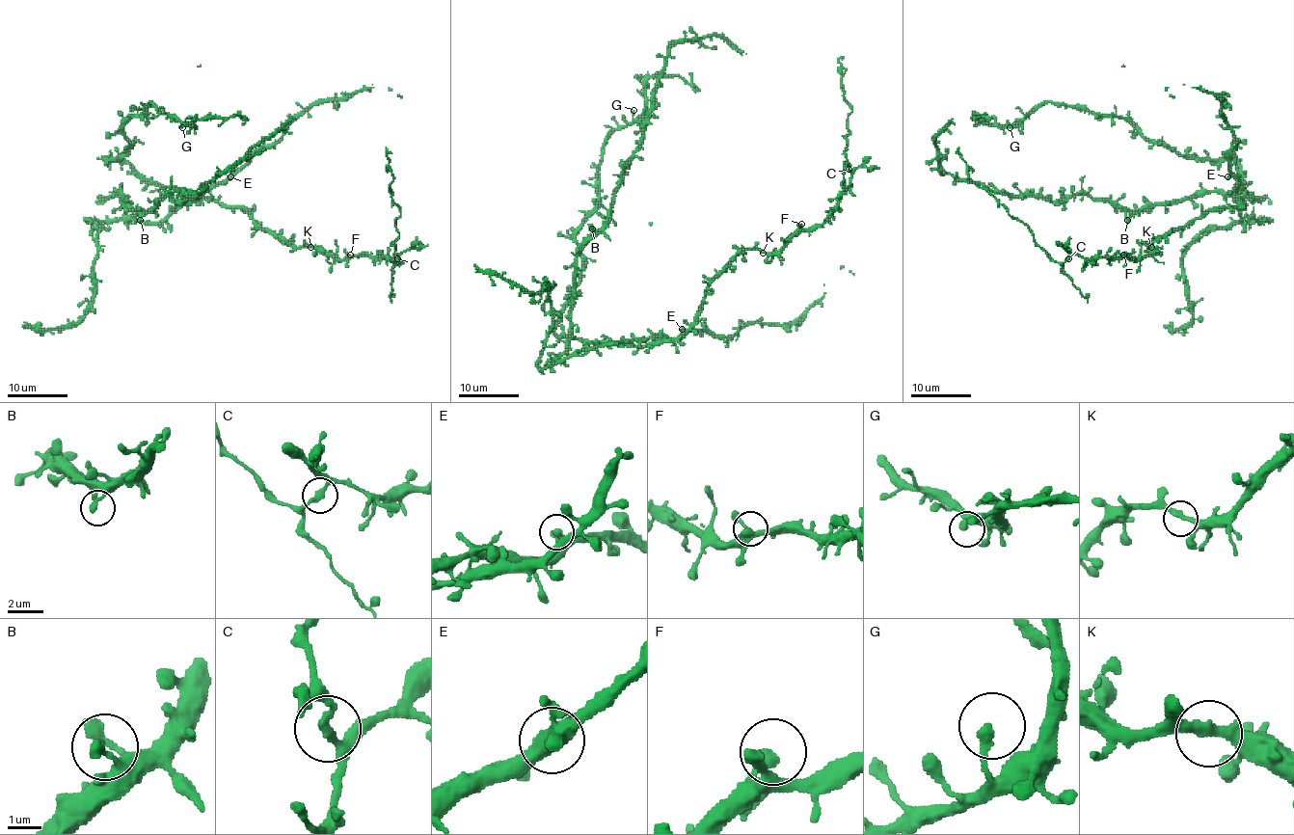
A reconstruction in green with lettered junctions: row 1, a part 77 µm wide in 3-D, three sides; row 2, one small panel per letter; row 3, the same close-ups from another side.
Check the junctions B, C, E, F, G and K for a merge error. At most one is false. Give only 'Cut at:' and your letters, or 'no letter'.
Cut at: C

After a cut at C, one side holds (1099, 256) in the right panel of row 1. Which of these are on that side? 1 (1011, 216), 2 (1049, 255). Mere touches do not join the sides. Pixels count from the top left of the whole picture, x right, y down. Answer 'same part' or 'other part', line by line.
1: other part
2: other part

